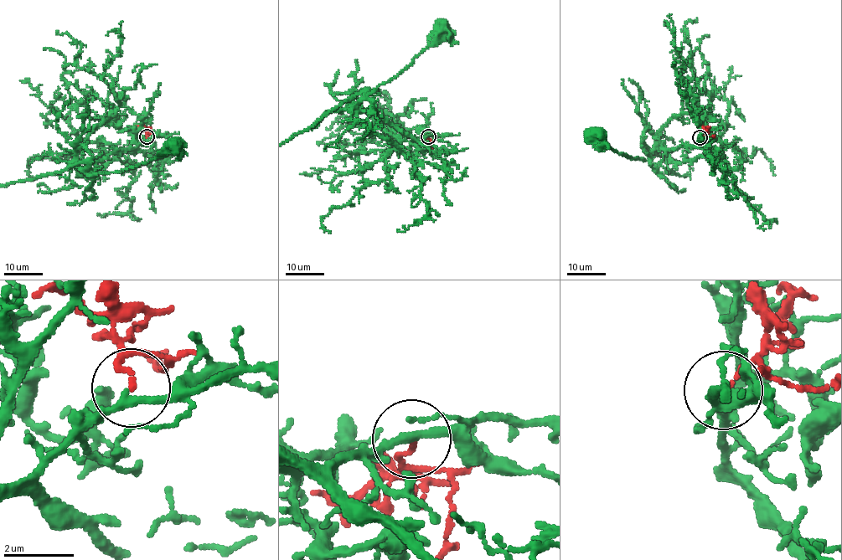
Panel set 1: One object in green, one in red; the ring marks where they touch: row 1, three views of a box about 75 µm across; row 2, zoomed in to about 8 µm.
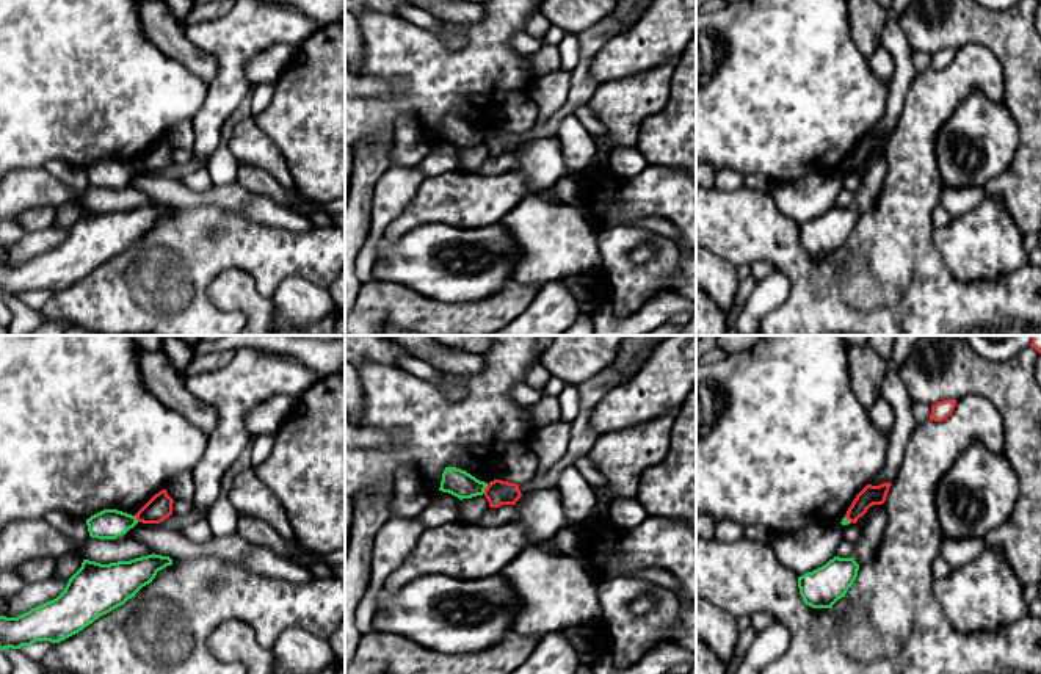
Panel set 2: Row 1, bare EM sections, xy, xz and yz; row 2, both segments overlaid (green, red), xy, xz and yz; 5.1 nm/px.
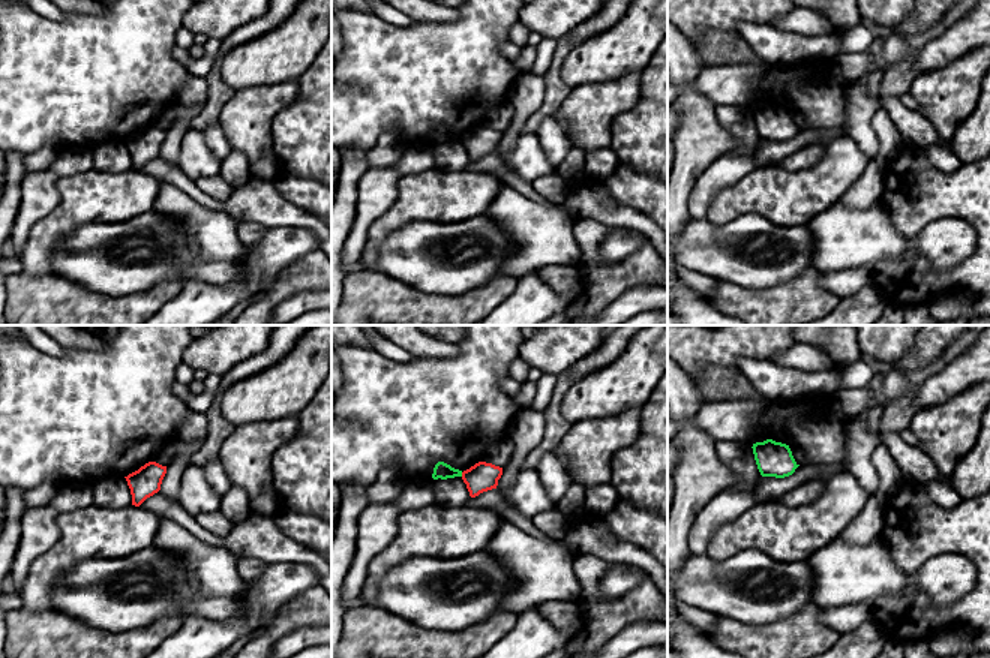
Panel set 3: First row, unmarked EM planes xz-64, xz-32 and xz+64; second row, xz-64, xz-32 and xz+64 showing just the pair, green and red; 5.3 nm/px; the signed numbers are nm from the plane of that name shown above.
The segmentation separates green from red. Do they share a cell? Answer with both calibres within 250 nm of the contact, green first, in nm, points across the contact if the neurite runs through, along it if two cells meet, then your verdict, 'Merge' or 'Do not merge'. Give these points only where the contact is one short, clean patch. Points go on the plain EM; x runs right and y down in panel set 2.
Thickness 140 nm (green) against 130 nm. Boundary: xz (488, 134), (483, 141). Do not merge

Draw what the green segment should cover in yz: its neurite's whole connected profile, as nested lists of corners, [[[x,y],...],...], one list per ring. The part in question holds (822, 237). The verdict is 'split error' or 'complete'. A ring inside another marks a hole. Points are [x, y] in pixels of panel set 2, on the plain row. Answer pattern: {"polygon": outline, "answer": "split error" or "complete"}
{"polygon": [[[834,205],[825,215],[798,226],[800,243],[812,257],[832,257],[845,246],[858,226],[859,213],[853,207]]], "answer": "complete"}

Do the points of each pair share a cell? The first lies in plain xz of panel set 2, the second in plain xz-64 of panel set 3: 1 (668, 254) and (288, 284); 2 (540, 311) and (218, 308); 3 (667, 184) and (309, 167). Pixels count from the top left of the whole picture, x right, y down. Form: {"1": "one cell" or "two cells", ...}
{"1": "one cell", "2": "one cell", "3": "two cells"}

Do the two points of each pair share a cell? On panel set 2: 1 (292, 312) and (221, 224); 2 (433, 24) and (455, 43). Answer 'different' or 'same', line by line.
1: different
2: same

